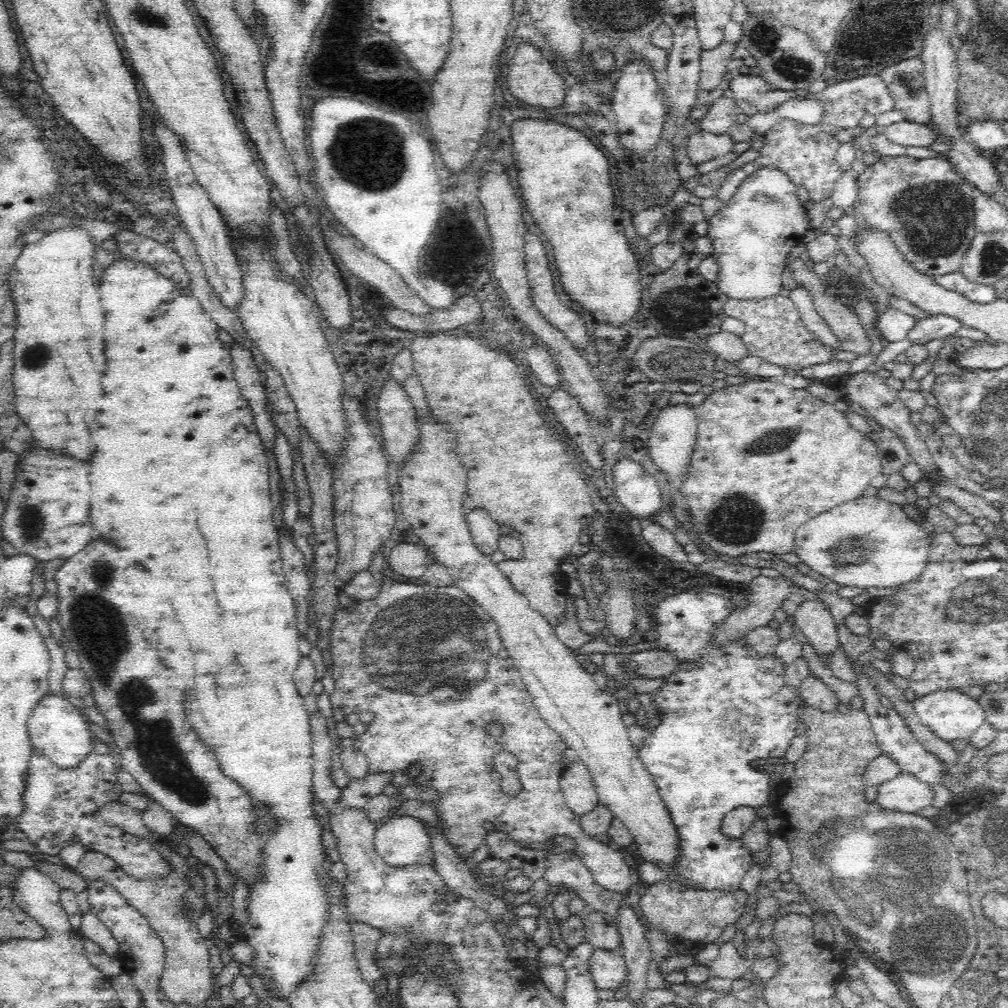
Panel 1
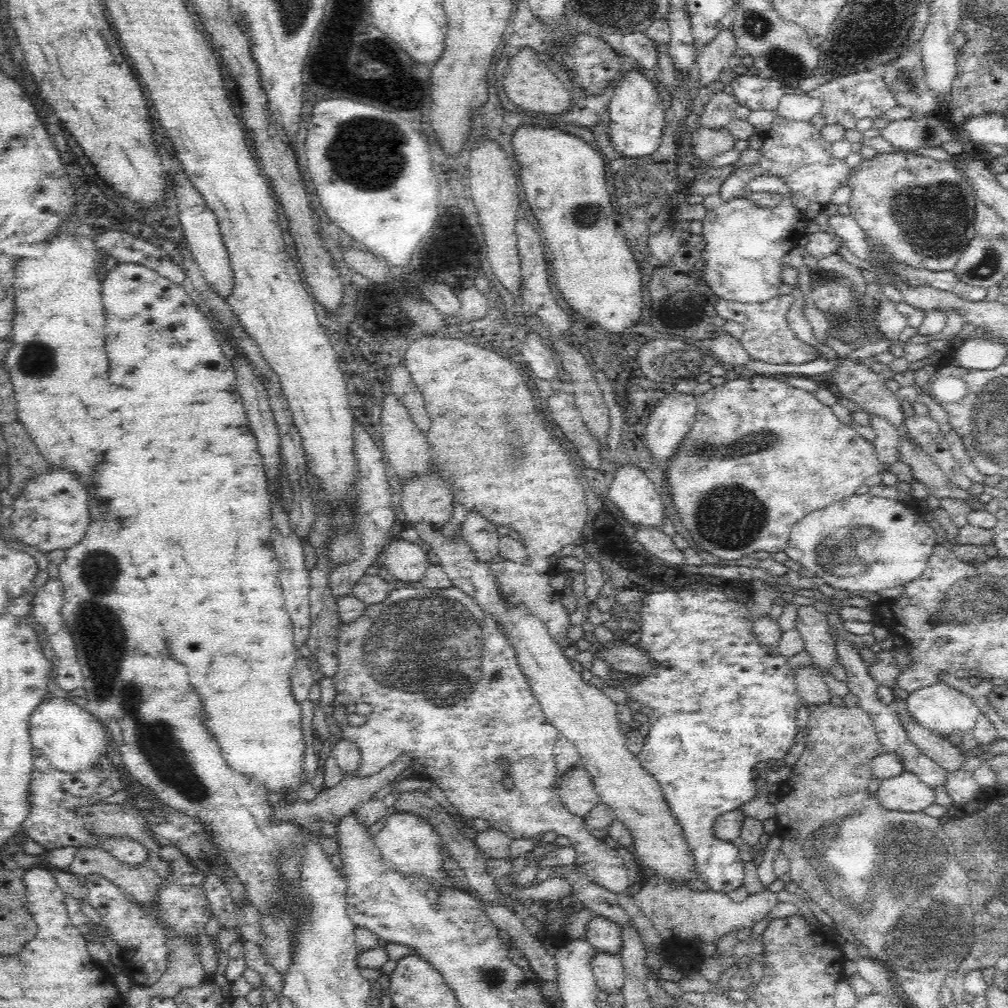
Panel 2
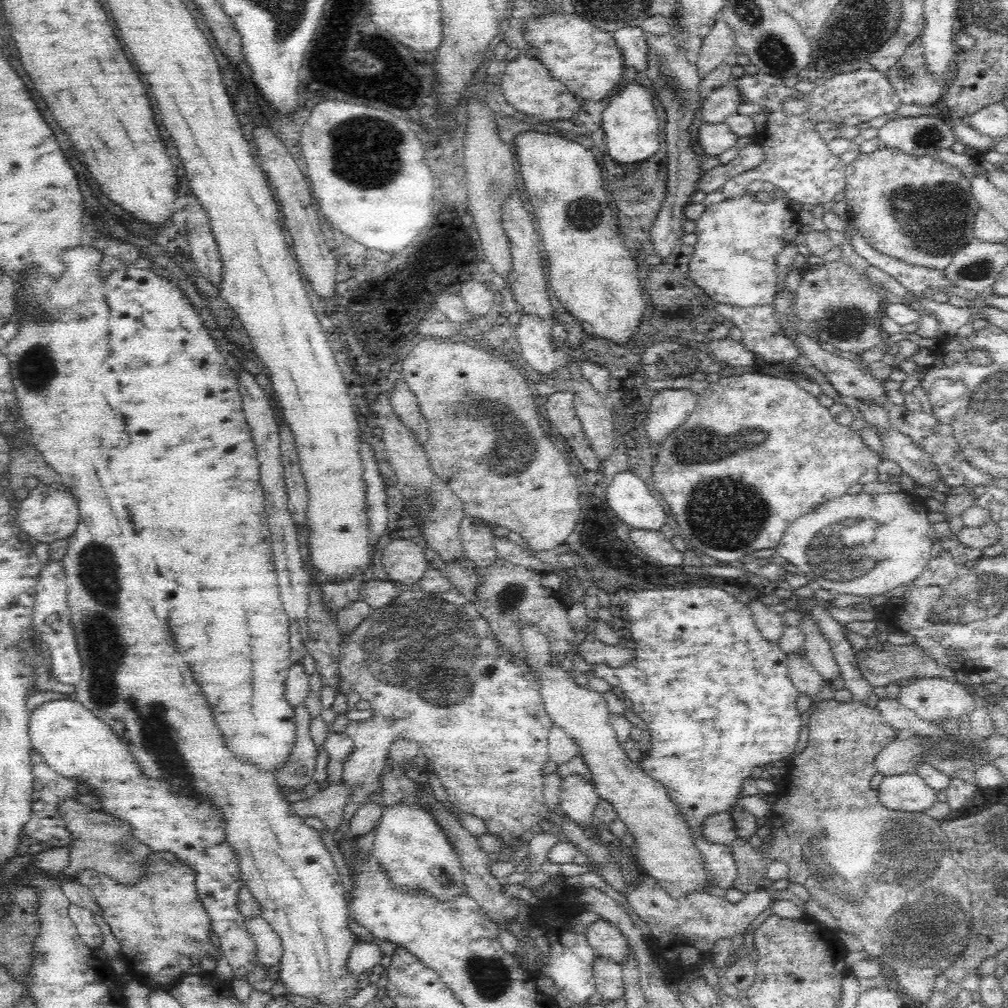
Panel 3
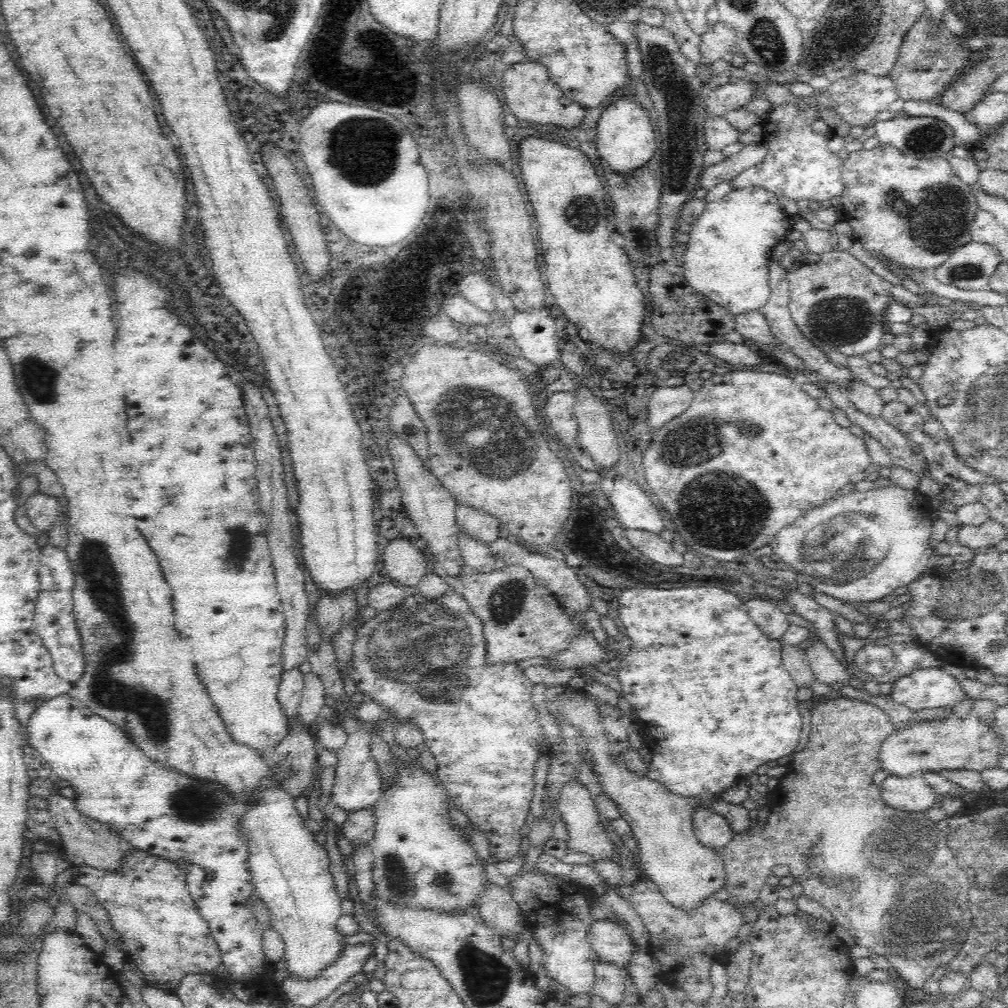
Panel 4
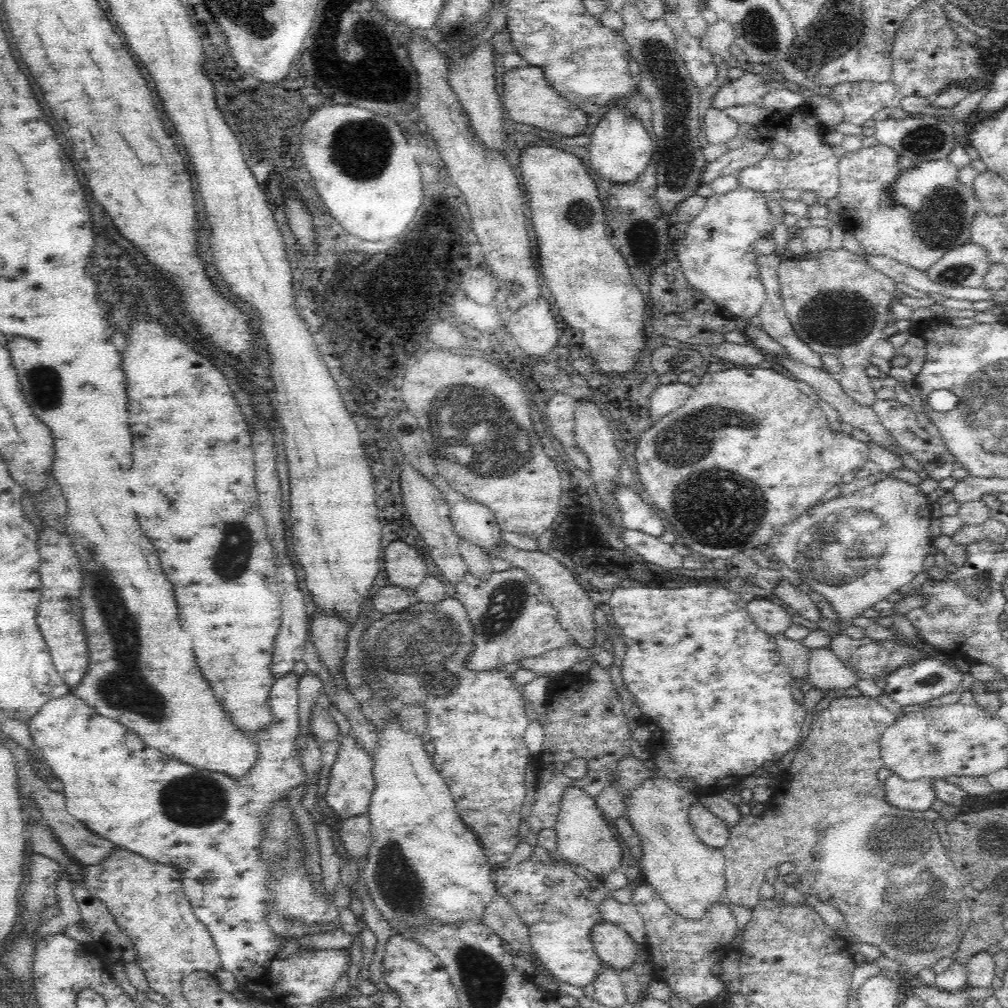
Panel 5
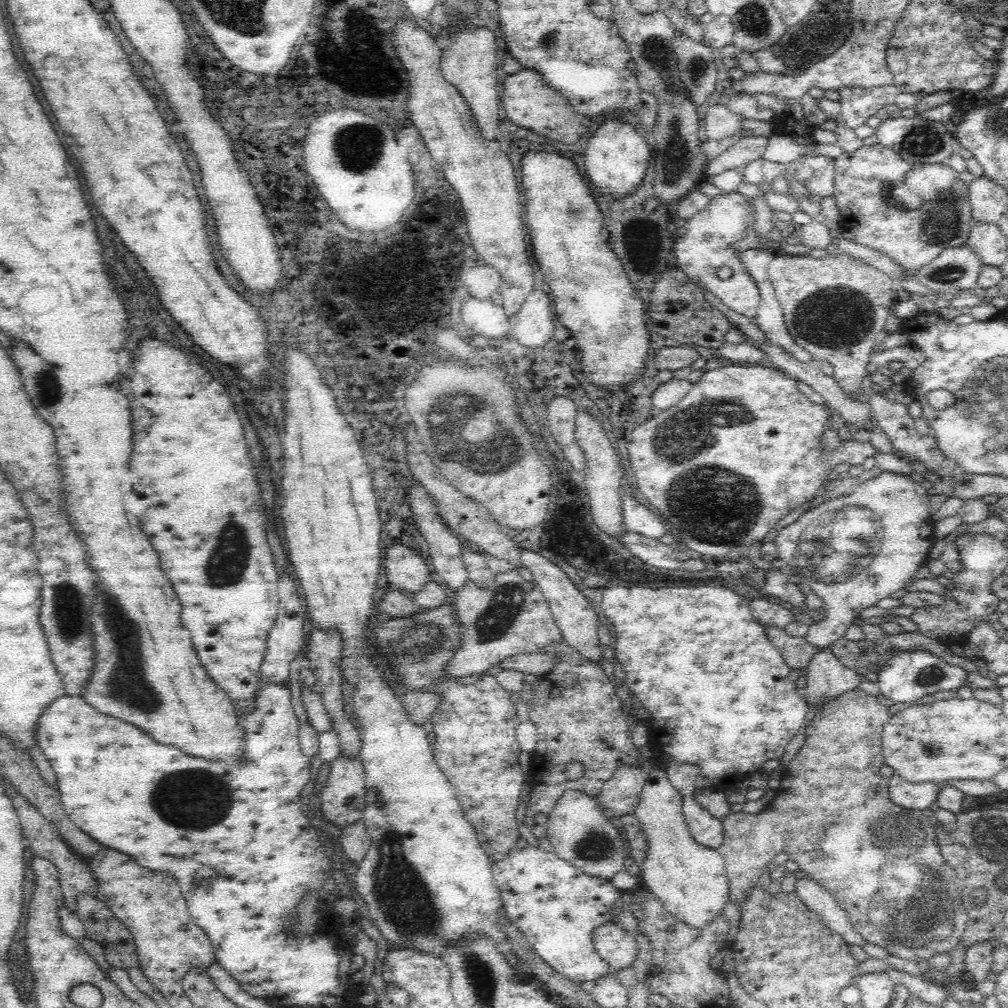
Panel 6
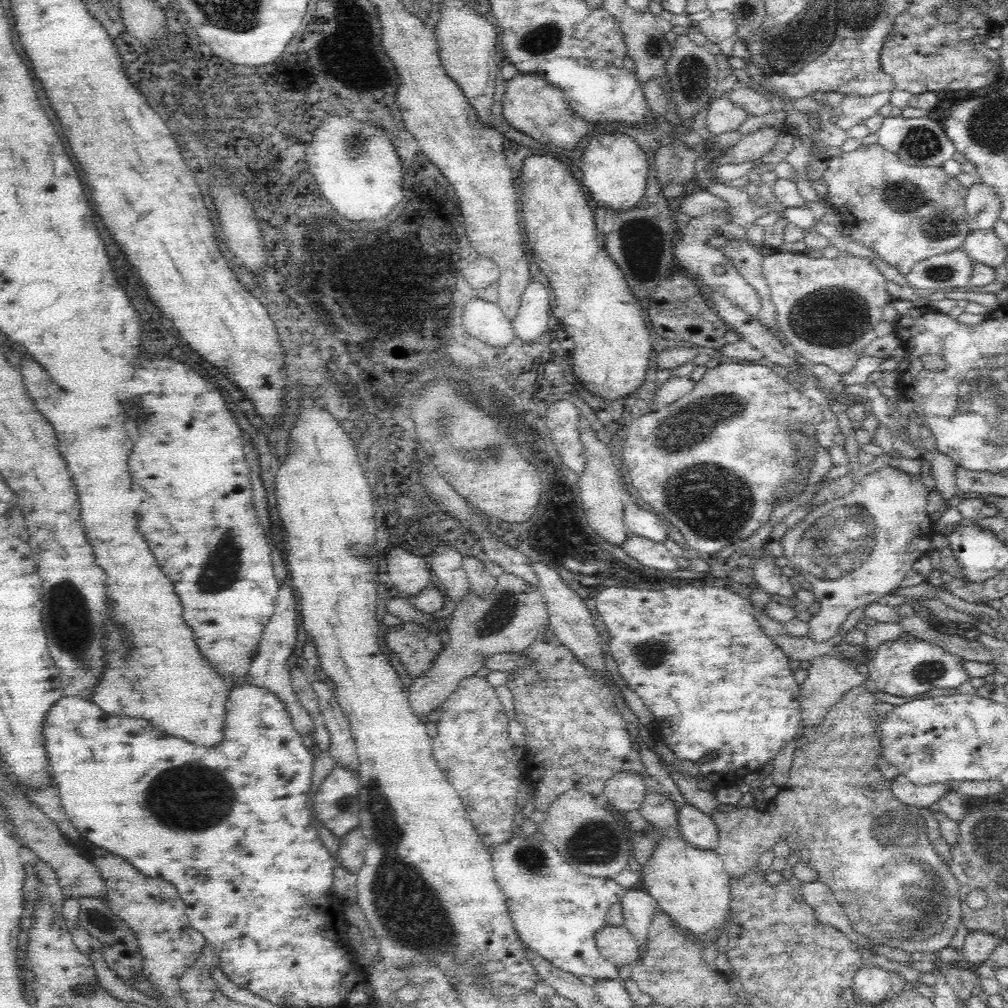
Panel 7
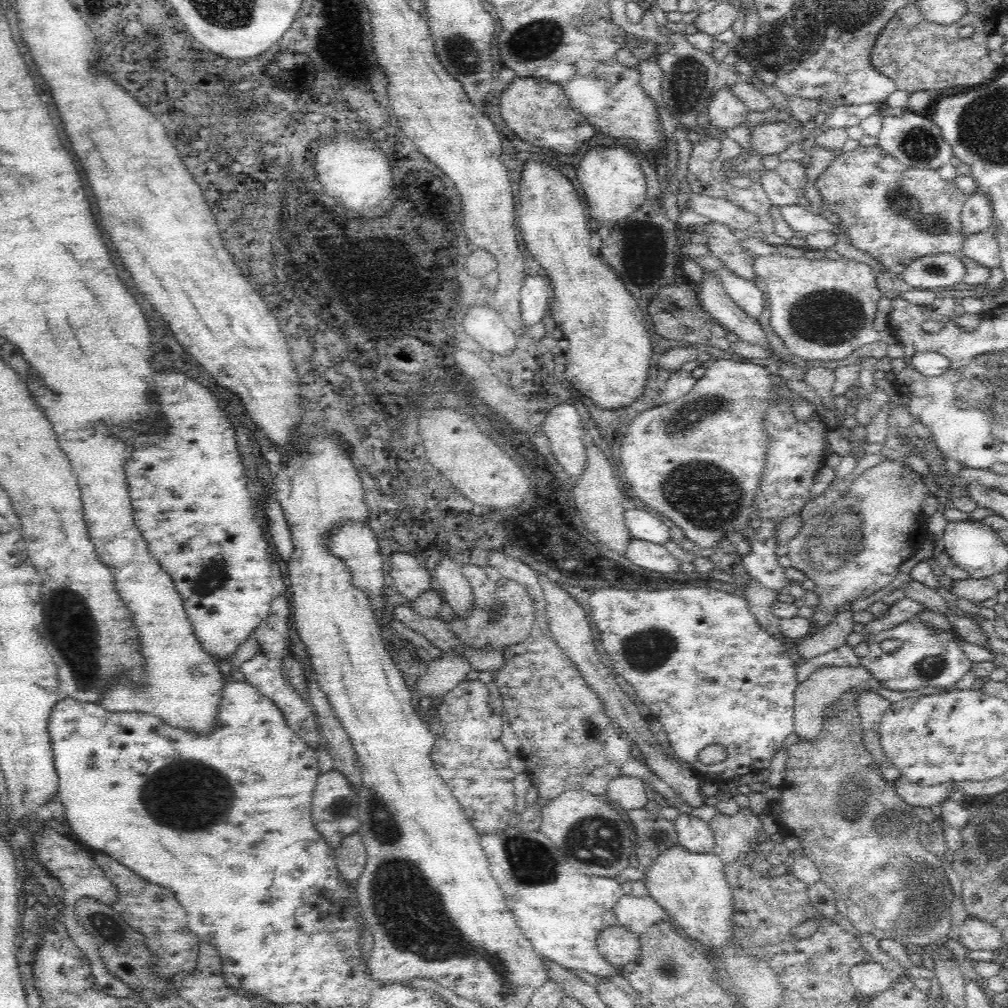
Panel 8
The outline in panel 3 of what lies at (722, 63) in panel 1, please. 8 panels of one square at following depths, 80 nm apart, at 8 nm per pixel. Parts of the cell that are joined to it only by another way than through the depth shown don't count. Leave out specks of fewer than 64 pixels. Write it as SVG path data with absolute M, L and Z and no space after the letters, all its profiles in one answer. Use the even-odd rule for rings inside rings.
M722 18L713 26L708 36L703 38L698 60L694 64L698 69L700 78L706 78L728 58L736 46L736 33Z

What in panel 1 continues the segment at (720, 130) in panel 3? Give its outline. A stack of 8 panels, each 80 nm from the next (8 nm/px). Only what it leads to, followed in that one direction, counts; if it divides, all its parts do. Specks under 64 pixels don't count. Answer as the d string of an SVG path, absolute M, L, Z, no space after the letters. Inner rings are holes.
M700 131L687 144L688 159L697 164L704 164L716 158L723 158L732 152L735 143L729 133L722 136Z

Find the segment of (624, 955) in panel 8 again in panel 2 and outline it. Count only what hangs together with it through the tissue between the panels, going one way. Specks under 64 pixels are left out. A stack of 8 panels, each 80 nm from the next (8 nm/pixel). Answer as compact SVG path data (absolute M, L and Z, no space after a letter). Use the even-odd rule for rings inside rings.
M594 915L588 923L585 939L600 953L619 954L621 928L605 916Z

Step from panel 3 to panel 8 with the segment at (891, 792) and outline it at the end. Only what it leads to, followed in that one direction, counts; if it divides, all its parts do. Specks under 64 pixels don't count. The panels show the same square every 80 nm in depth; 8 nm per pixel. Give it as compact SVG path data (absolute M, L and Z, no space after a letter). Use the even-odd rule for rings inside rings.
M903 775L893 781L896 795L910 806L930 808L940 804L950 792L954 791L952 783L934 784L934 786L917 785L905 779Z

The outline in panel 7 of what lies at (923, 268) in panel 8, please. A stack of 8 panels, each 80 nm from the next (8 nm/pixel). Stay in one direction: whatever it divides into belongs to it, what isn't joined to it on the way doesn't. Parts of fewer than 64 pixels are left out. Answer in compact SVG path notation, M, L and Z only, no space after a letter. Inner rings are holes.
M962 248L940 253L931 259L919 262L906 275L913 288L932 296L949 294L954 288L970 288L976 262Z

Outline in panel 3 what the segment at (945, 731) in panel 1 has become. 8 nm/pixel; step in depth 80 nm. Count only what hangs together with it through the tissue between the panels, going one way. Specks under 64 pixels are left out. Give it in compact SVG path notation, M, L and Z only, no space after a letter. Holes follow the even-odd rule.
M924 677L908 684L900 692L900 704L926 722L942 725L943 720L957 722L975 711L973 697L958 684L944 678Z

